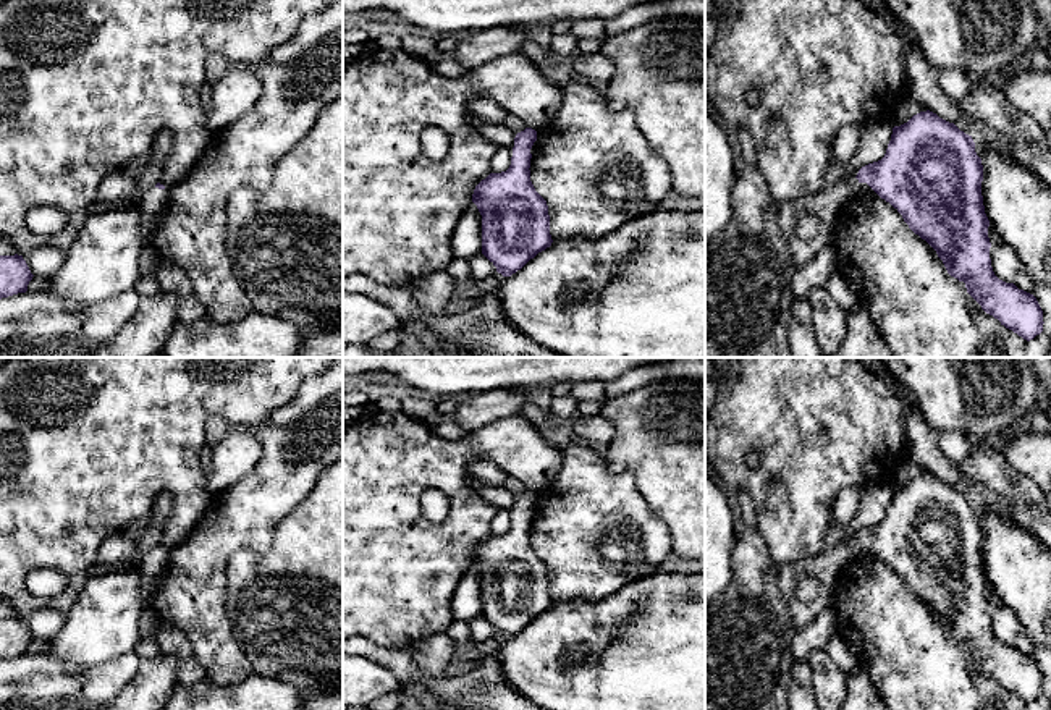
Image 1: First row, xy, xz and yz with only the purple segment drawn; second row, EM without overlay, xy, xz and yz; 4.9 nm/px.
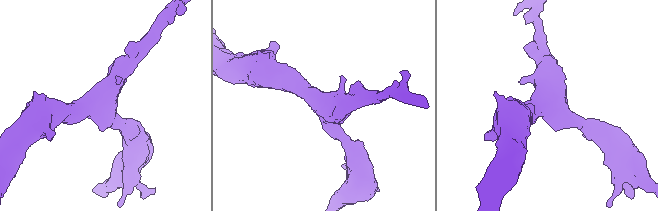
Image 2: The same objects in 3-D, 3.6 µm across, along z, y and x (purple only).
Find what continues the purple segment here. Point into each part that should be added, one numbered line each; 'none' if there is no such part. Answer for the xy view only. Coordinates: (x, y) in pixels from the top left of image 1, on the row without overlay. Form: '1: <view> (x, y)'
1: xy (151, 566)

